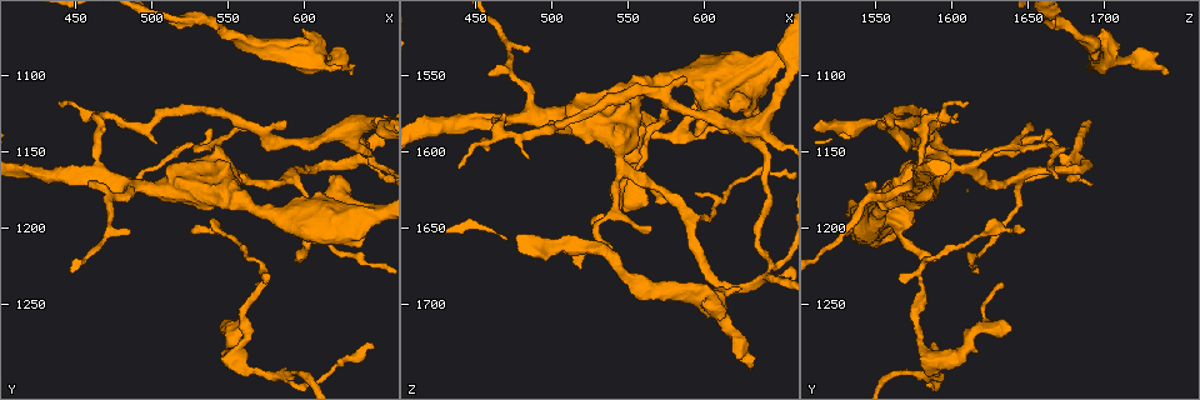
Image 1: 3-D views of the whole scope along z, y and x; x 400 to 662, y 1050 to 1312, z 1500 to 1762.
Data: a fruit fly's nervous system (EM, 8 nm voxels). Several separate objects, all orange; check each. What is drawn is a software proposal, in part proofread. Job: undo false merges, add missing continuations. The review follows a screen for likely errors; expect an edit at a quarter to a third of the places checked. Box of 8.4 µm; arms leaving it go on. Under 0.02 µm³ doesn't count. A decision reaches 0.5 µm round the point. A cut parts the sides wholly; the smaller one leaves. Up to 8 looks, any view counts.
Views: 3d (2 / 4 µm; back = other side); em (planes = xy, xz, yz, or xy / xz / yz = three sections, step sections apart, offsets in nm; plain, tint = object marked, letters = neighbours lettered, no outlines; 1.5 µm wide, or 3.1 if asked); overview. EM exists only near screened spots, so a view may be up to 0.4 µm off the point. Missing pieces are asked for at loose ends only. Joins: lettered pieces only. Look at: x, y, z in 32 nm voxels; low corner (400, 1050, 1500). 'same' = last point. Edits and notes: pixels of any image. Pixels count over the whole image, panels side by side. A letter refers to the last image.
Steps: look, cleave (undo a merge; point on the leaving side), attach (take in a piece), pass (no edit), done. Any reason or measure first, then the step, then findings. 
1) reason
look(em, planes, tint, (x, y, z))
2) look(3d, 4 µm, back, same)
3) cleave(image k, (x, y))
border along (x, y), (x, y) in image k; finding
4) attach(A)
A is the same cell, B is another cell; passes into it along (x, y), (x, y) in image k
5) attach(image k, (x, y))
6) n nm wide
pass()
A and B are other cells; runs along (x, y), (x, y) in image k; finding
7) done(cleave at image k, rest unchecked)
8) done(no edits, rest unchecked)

abrupt turn
look(3d, 2 µm, (466, 1128, 1588))

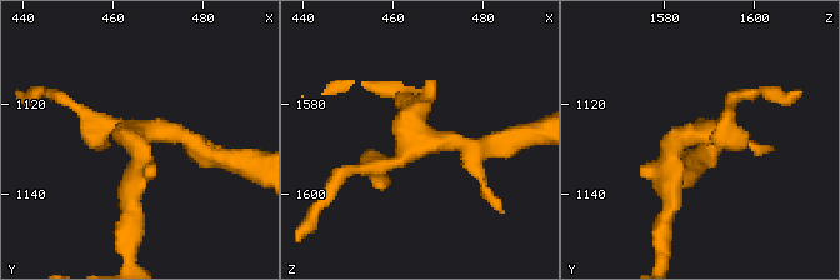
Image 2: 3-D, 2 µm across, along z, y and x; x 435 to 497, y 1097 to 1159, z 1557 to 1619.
look(em, planes, letters, (465, 1127, 1586))

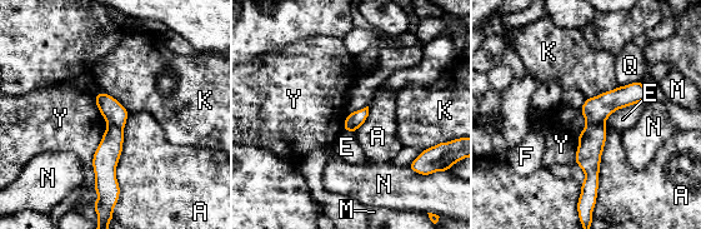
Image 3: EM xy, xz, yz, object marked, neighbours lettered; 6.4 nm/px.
Y touches over 600 nm
cleave(image 3, (596, 110))
A, E, F, K, M, N, Q and Y are other cells; border along (604, 123), (586, 127) in image 3; a second cell is stuck on

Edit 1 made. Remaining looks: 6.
see it whole again
look(overview)

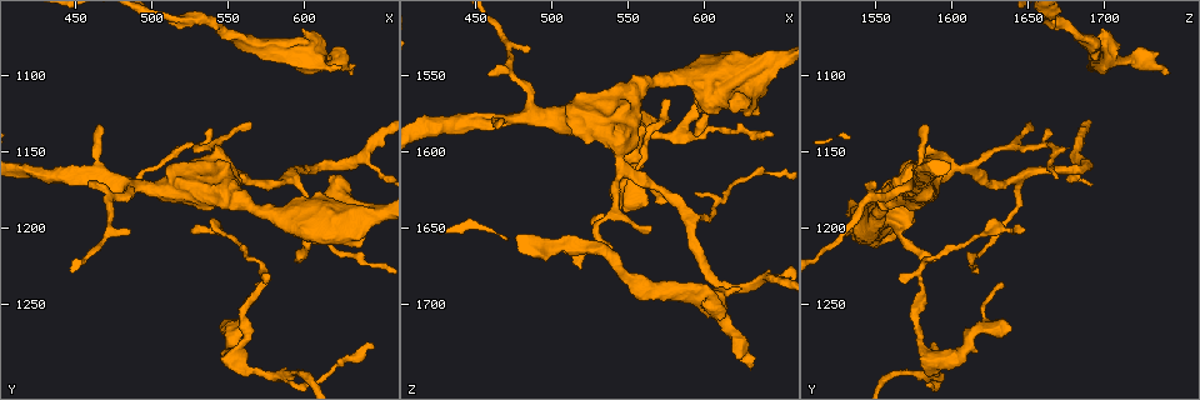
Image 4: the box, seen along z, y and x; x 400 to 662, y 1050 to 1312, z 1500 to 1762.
sudden change in width
look(em, planes, tint, (546, 1158, 1610))

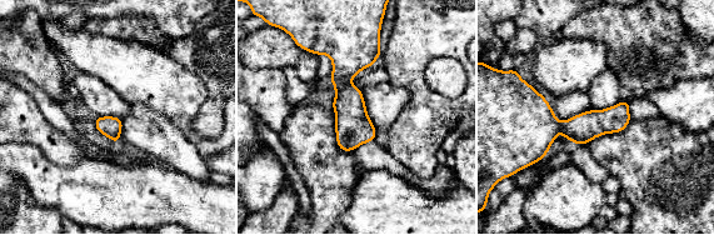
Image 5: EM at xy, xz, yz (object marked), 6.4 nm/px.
look(em, planes, letters, same)

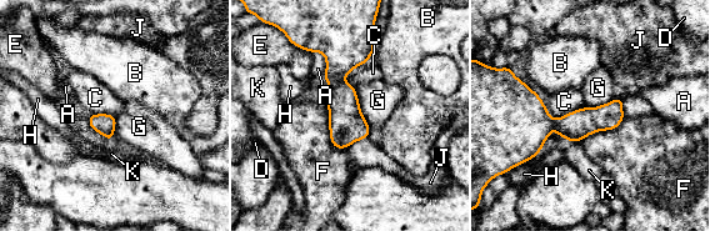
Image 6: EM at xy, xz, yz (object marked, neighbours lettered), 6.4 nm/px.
F touches over 340 nm
pass()
A, B, C, D, E, F, G, H, J and K are other cells; continuous, no second cell

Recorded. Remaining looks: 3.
branch stops here
look(em, planes, tint, (632, 1098, 1742))

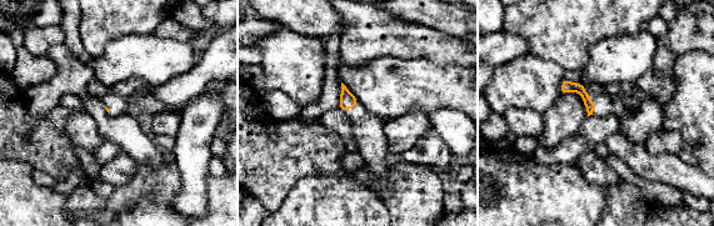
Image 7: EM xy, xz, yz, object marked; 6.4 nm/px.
look(em, planes, letters, same)

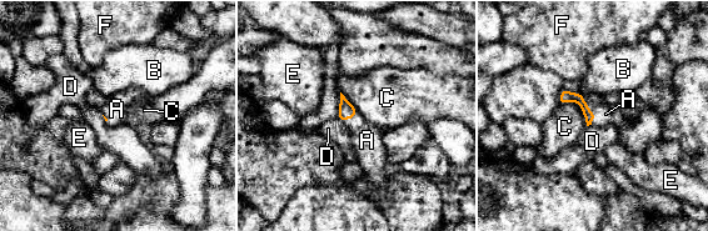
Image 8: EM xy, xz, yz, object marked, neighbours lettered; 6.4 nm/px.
C touches over 240 nm
attach(A)
A is the same cell, B, C, D, E and F are other cells; passes into it along (566, 96), (589, 110), (606, 114) in image 8; the cell continues

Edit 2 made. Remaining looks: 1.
done(cleave at image 3, attach at image 8, rest unchecked)

